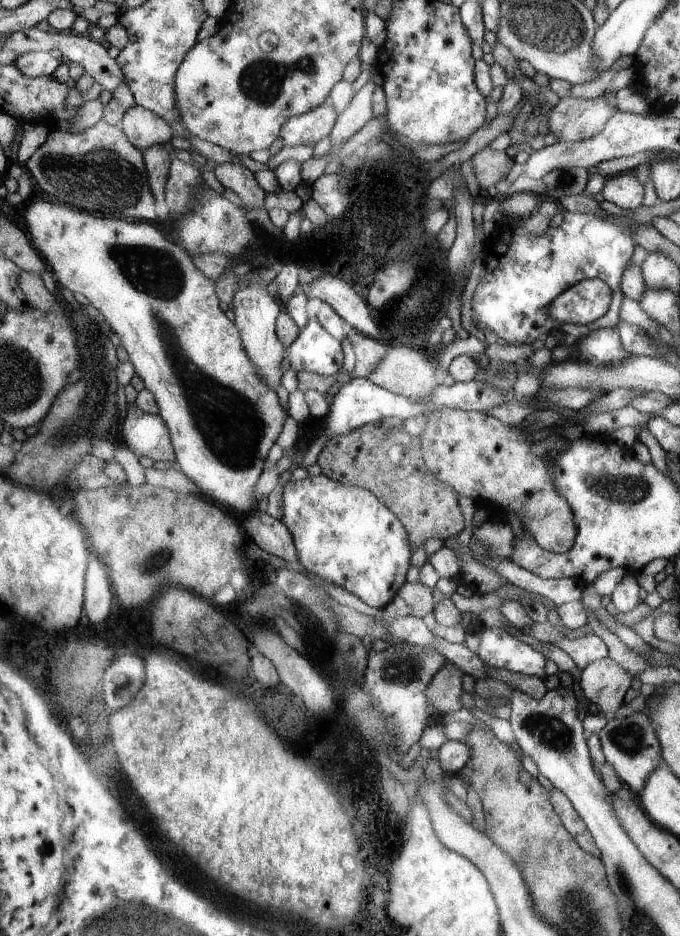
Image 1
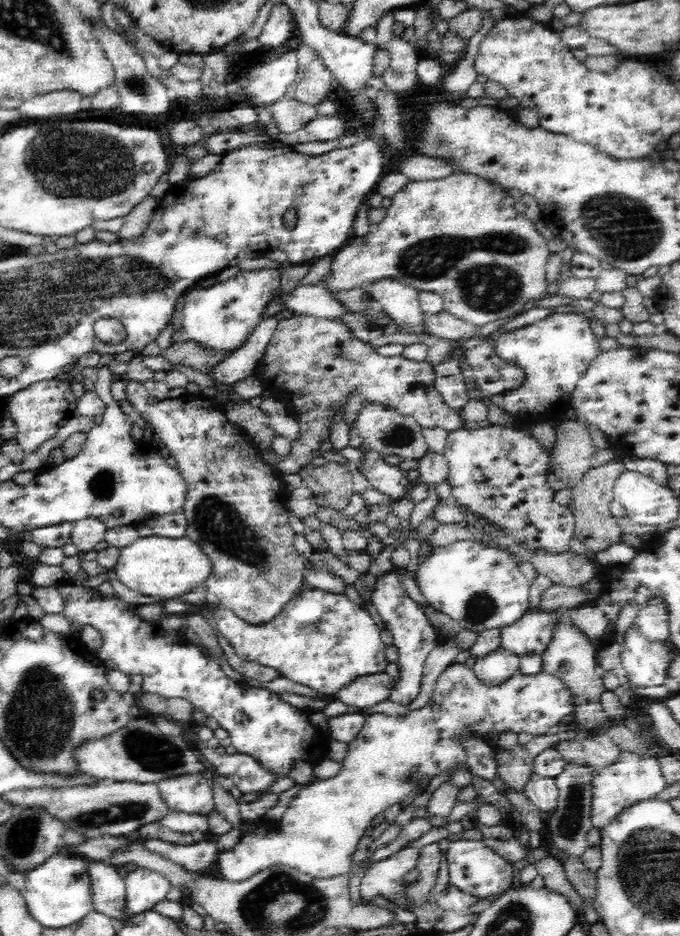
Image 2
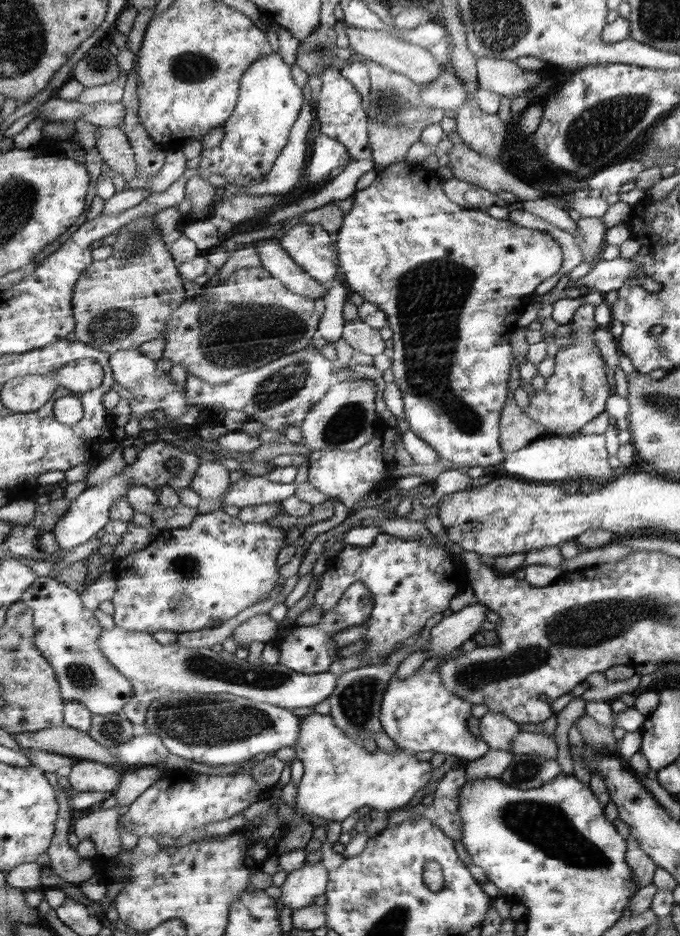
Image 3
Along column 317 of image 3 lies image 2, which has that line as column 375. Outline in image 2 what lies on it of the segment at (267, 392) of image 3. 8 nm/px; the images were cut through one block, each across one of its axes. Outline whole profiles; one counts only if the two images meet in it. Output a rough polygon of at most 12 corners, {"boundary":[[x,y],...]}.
{"boundary":[[283,314],[252,376],[294,410],[299,473],[360,394],[464,428],[434,366],[382,356],[341,321]]}

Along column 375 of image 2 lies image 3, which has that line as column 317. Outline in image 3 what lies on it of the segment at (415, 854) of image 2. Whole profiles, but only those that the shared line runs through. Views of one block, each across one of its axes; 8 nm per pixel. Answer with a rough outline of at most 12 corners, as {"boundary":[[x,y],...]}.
{"boundary":[[322,862],[287,874],[280,902],[293,911],[314,905],[326,892]]}

